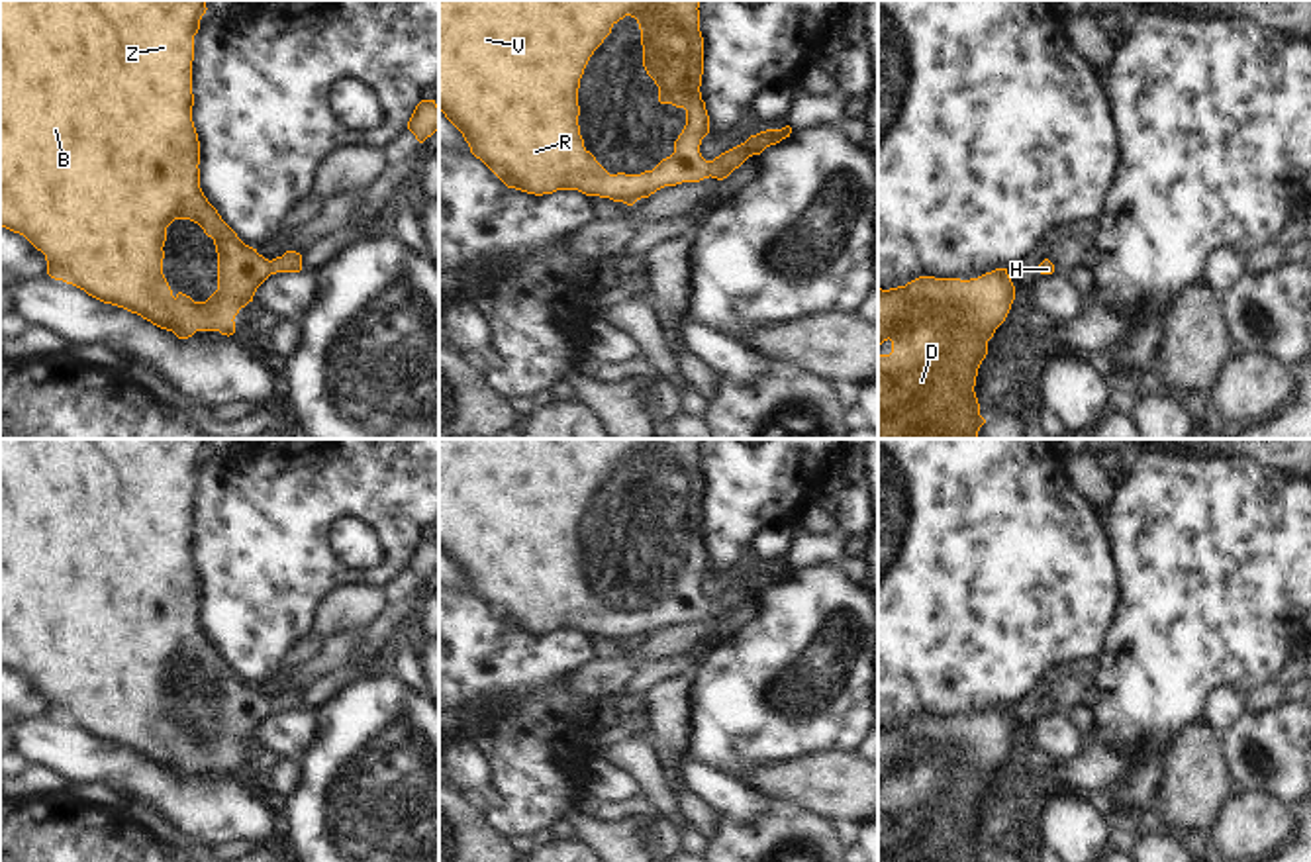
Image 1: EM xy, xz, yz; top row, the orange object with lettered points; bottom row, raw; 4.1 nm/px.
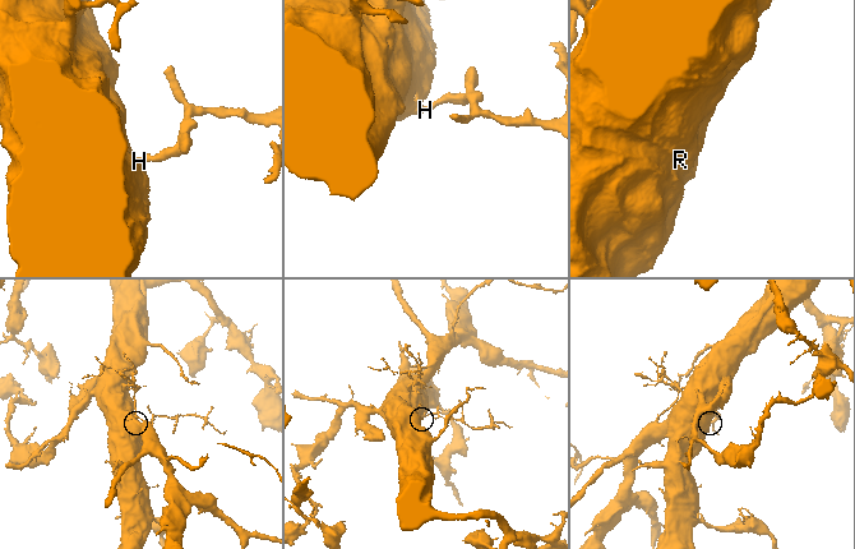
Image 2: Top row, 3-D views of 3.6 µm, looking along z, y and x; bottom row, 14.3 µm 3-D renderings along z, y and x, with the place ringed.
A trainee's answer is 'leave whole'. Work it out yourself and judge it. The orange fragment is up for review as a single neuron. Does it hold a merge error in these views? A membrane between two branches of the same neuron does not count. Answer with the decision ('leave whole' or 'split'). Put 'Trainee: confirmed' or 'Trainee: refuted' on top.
Trainee: confirmed
leave whole

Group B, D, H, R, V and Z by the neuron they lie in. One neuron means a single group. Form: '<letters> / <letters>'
B D H R V Z

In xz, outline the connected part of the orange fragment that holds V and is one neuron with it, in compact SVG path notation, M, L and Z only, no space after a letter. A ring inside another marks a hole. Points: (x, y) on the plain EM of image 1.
M439 439L439 549L508 627L535 635L578 629L633 645L664 625L709 615L723 619L749 596L790 576L792 566L751 574L713 599L702 596L709 554L700 531L704 476L698 447L700 439ZM625 455L639 462L643 505L658 525L658 541L686 549L674 592L641 613L609 613L584 586L578 564L584 507Z

